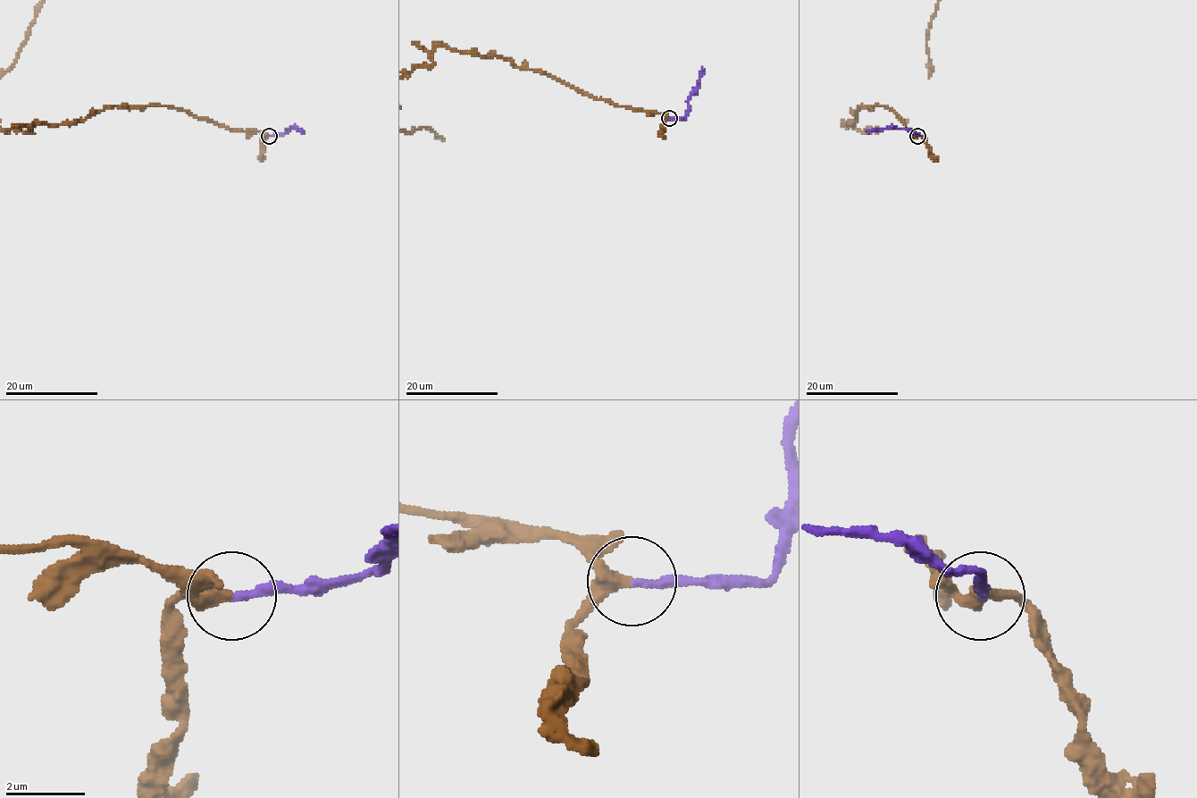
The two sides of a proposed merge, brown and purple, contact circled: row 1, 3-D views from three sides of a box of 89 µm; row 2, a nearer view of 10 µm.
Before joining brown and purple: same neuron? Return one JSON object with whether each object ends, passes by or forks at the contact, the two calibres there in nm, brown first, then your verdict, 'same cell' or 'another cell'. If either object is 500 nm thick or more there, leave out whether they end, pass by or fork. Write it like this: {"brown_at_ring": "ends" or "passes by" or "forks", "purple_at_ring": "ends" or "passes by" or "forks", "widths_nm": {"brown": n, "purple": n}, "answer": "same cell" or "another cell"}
{"brown_at_ring": "passes by", "purple_at_ring": "ends", "widths_nm": {"brown": 280, "purple": 200}, "answer": "same cell"}

